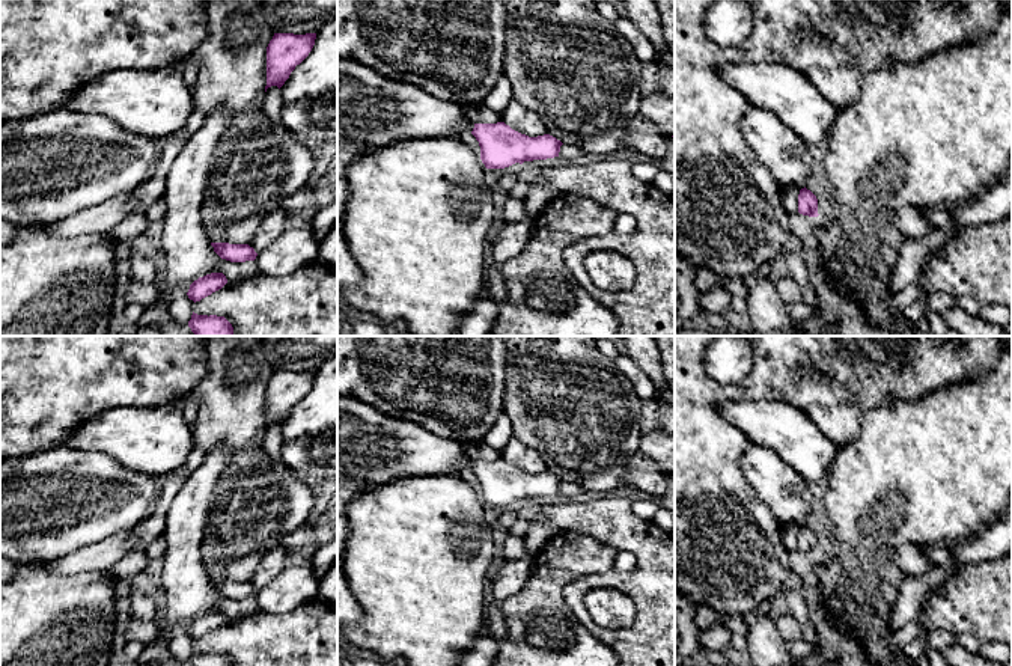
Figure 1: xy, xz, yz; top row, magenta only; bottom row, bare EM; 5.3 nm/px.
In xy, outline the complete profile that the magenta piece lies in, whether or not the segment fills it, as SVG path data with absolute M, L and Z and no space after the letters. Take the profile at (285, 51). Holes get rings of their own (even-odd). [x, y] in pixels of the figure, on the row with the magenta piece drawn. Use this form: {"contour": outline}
{"contour": "M274 33L267 47L267 86L279 89L289 78L291 72L300 65L312 51L316 33L294 35Z"}

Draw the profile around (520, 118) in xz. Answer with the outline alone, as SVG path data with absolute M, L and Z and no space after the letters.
M514 99L501 113L501 122L529 137L547 134L547 128L541 116Z

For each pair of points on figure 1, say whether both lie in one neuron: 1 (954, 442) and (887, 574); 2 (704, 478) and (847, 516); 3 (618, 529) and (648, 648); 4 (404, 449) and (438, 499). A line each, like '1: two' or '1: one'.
1: one
2: two
3: one
4: two

